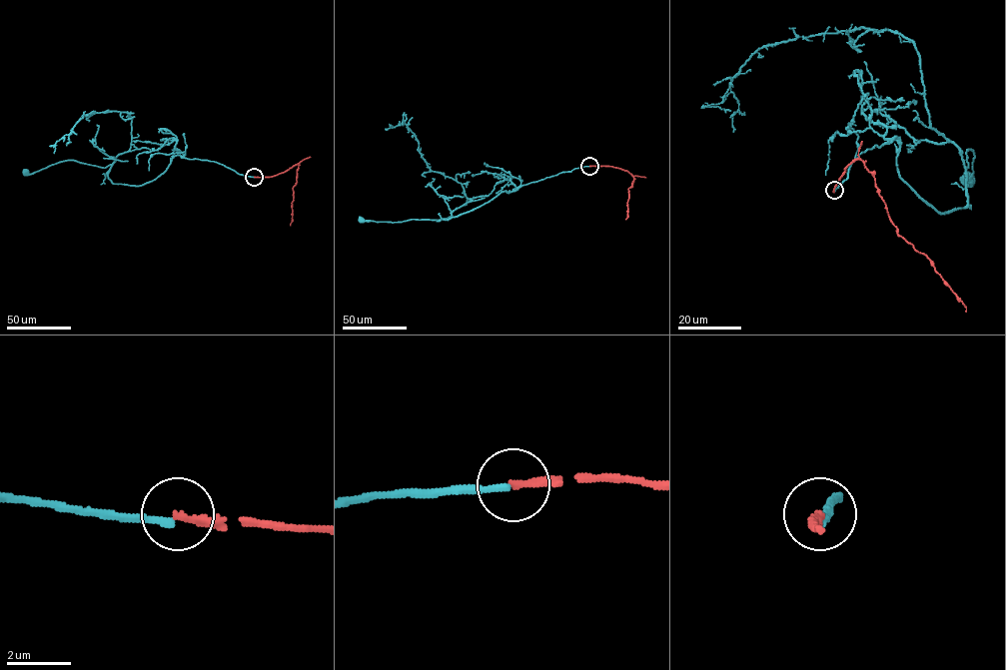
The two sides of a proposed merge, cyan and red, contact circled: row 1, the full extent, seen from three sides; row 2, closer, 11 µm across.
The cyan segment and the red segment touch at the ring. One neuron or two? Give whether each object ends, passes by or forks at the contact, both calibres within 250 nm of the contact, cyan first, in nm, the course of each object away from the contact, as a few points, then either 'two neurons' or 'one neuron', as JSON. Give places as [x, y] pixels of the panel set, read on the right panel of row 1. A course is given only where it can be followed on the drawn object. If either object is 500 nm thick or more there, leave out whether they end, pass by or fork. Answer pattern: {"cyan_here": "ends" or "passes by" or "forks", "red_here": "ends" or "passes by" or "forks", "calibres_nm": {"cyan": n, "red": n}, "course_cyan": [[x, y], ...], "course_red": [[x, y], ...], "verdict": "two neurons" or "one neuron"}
{"cyan_here": "ends", "red_here": "ends", "calibres_nm": {"cyan": 220, "red": 240}, "course_cyan": [[834, 191], [861, 153], [894, 137], [898, 175], [937, 212], [967, 205], [971, 149], [969, 181]], "course_red": [[834, 190], [845, 168], [861, 160], [873, 176], [877, 193], [897, 233], [930, 261], [965, 312]], "verdict": "two neurons"}

